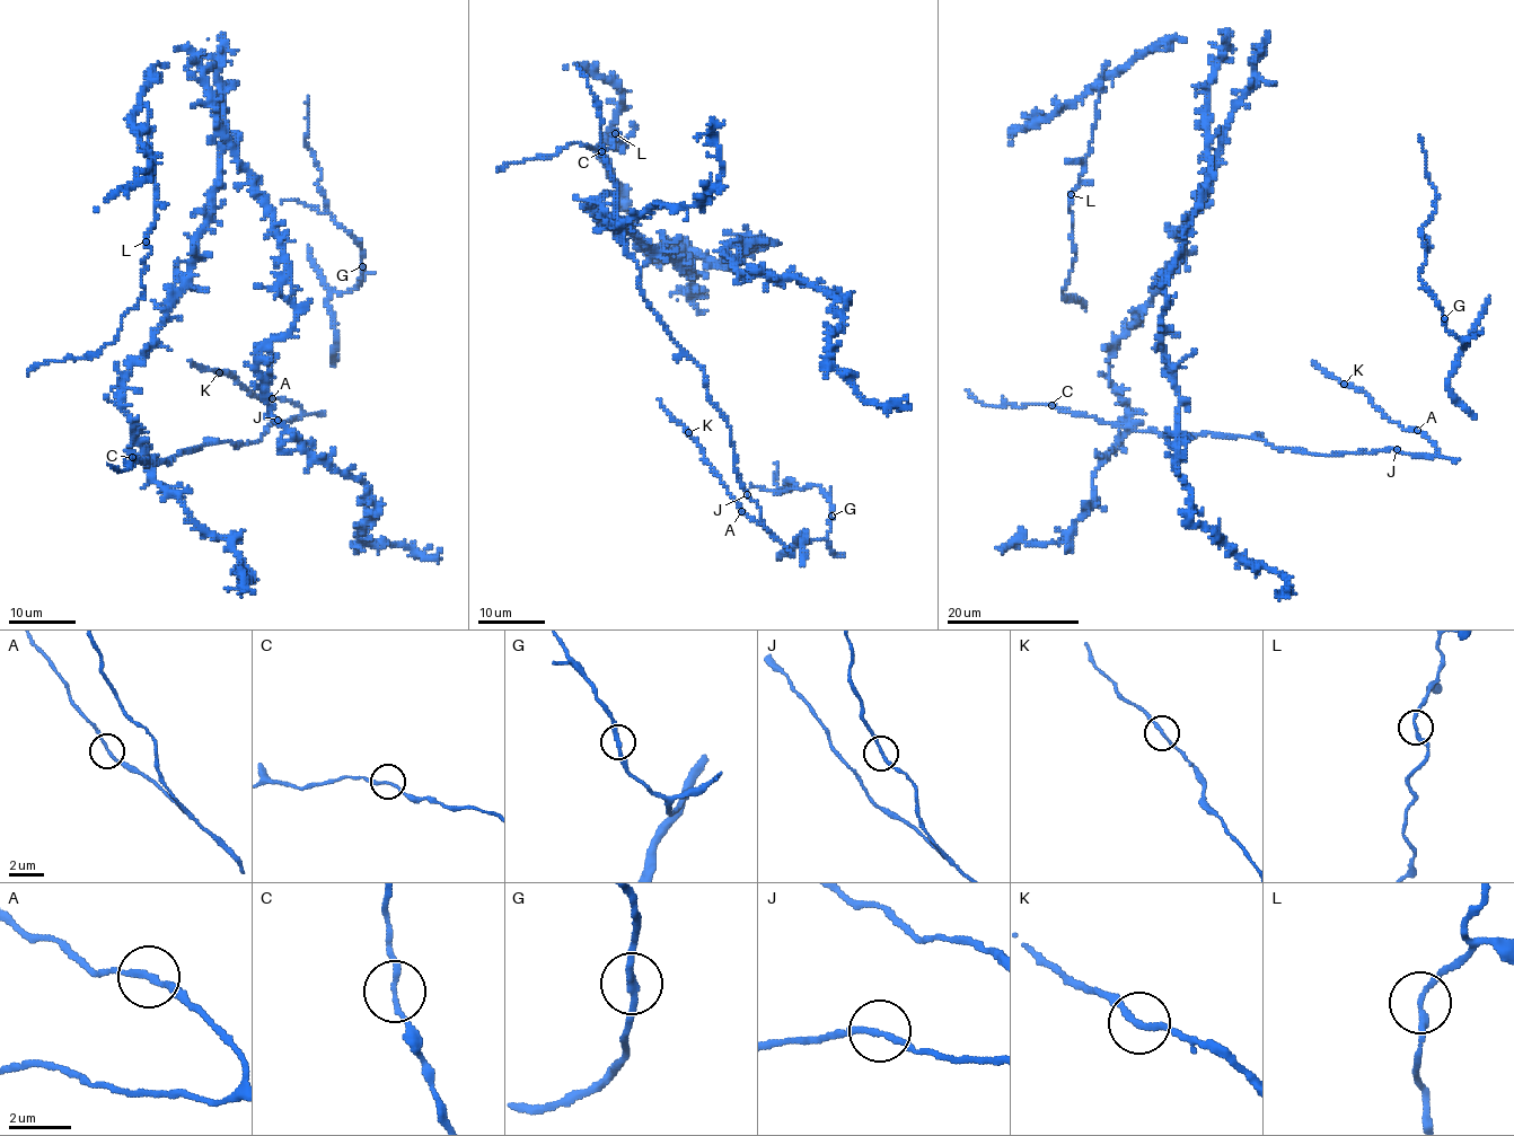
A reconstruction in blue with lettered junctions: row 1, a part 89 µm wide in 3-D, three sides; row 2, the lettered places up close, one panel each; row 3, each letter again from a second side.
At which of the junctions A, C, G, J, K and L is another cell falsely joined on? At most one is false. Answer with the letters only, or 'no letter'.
no letter

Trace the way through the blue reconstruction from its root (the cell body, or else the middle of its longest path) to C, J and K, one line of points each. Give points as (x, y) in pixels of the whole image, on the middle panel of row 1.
C: (608, 220), (591, 207), (593, 201), (600, 204), (613, 229), (619, 227), (616, 185), (601, 151)
J: (608, 220), (591, 202), (623, 234), (643, 300), (703, 370), (747, 494)
K: (608, 220), (591, 202), (623, 234), (643, 300), (703, 370), (738, 482), (772, 534), (688, 432)

